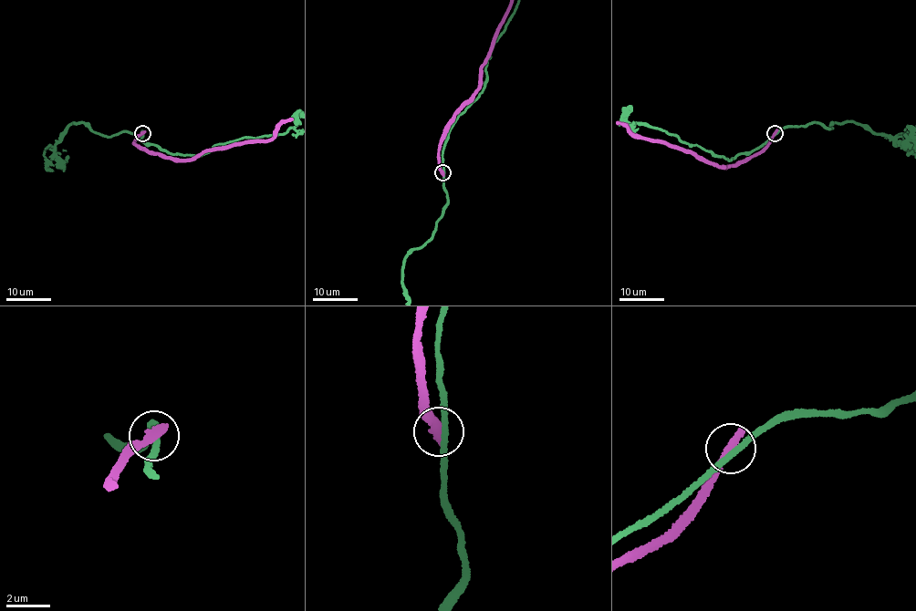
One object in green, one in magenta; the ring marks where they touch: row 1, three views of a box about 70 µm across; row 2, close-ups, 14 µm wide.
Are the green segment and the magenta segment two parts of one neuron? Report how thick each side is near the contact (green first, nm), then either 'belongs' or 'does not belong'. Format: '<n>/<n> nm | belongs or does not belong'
260/480 nm | does not belong

